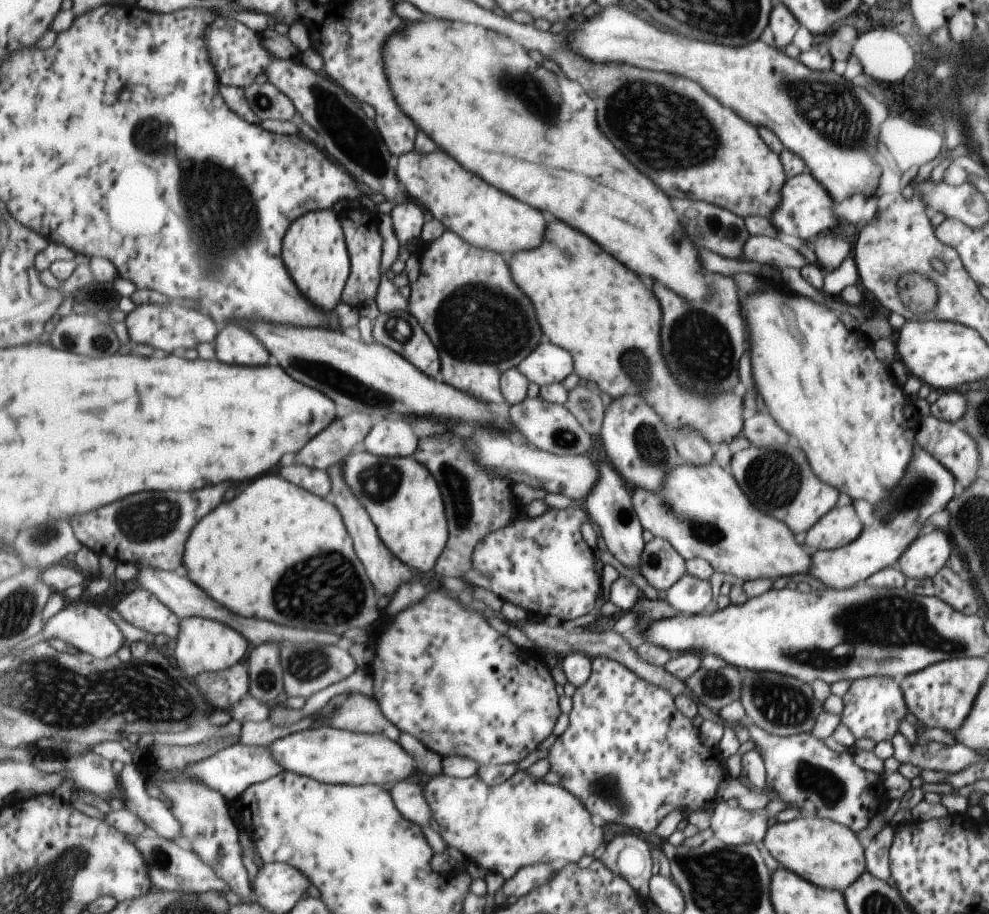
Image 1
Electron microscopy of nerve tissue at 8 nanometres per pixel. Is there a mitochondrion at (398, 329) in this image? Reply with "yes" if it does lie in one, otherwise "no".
yes

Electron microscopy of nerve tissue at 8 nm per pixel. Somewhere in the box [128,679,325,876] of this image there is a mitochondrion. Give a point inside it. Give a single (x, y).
(158, 857)

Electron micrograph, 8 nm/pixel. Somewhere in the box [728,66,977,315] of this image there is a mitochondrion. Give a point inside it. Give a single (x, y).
(829, 109)

